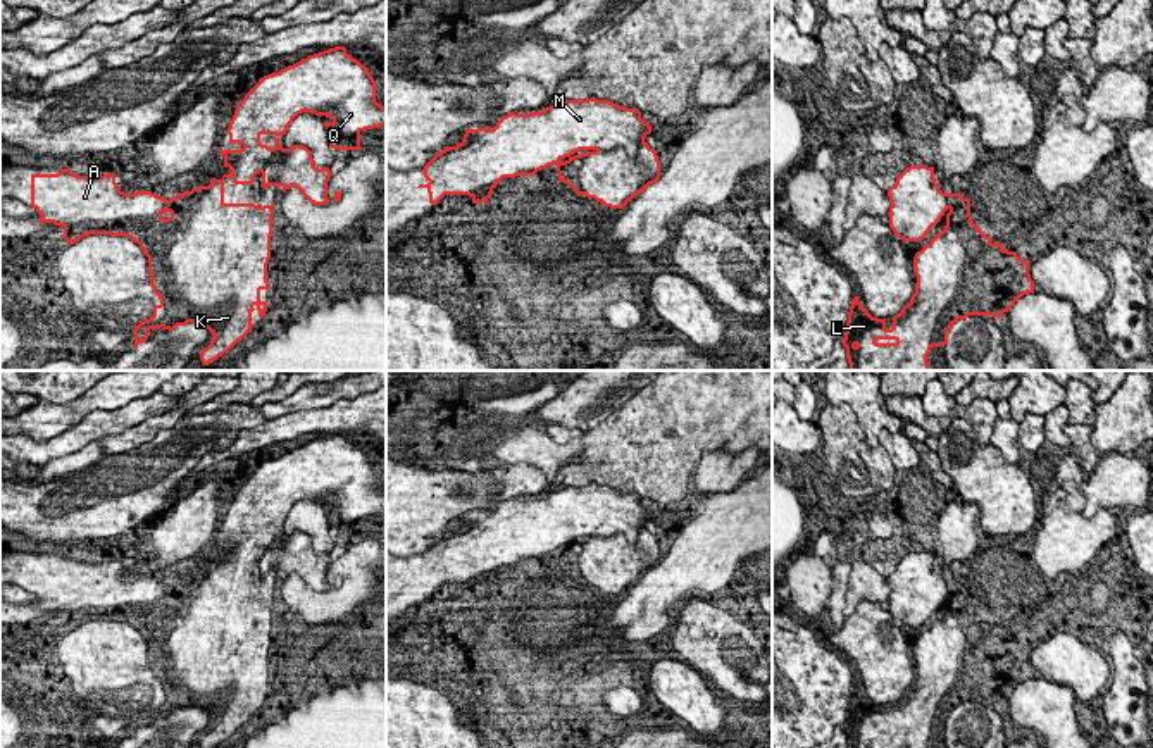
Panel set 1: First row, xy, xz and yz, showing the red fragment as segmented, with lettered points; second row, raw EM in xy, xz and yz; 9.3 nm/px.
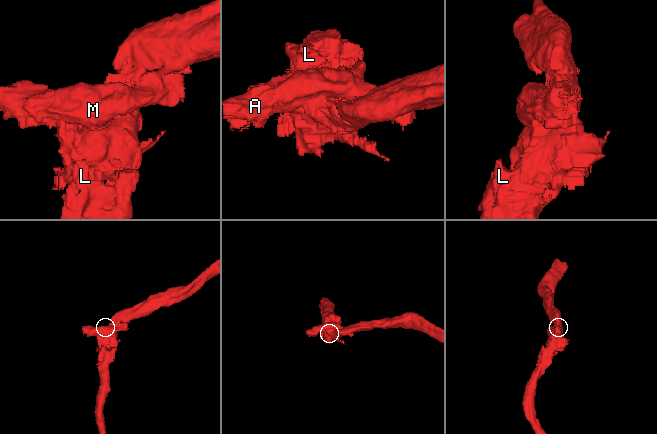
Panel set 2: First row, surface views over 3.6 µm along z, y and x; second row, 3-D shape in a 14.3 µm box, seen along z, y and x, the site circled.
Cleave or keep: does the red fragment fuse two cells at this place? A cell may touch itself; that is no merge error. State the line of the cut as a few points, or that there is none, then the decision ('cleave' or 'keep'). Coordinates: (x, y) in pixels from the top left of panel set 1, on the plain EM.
cut none; keep

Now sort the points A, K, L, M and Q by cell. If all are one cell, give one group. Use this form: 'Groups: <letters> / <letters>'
Groups: A K L M Q

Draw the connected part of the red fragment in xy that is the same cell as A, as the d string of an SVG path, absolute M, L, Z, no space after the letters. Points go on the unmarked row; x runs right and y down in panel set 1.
M334 433L300 448L281 455L279 458L267 460L236 489L234 502L229 508L229 529L238 529L240 536L222 536L224 553L231 558L221 565L210 565L209 572L196 572L191 577L178 579L176 584L165 586L152 577L124 579L117 569L115 560L103 562L78 562L69 553L57 560L31 560L31 593L41 602L40 610L53 608L64 614L64 626L71 631L90 620L128 622L148 643L150 672L160 684L153 693L153 701L143 705L134 712L134 732L148 726L152 715L169 715L188 708L202 708L212 720L212 727L202 736L202 748L214 748L227 739L238 727L241 727L255 712L252 698L257 695L259 703L267 698L267 686L260 686L260 677L269 677L267 650L271 645L271 622L274 588L259 593L255 589L226 589L224 588L224 565L231 564L234 570L252 570L255 562L262 562L262 574L281 572L283 577L291 572L298 574L302 581L314 591L327 591L327 567L333 562L329 553L317 555L314 552L312 538L303 531L284 534L279 522L286 520L293 505L310 498L326 502L331 507L324 508L329 522L329 533L334 536L362 536L360 519L386 512L386 495L376 488L376 467L369 455L357 445L346 439L345 433Z

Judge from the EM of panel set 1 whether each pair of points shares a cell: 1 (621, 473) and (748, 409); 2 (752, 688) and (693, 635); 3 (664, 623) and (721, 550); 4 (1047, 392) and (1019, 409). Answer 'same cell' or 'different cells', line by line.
1: same cell
2: same cell
3: same cell
4: same cell

